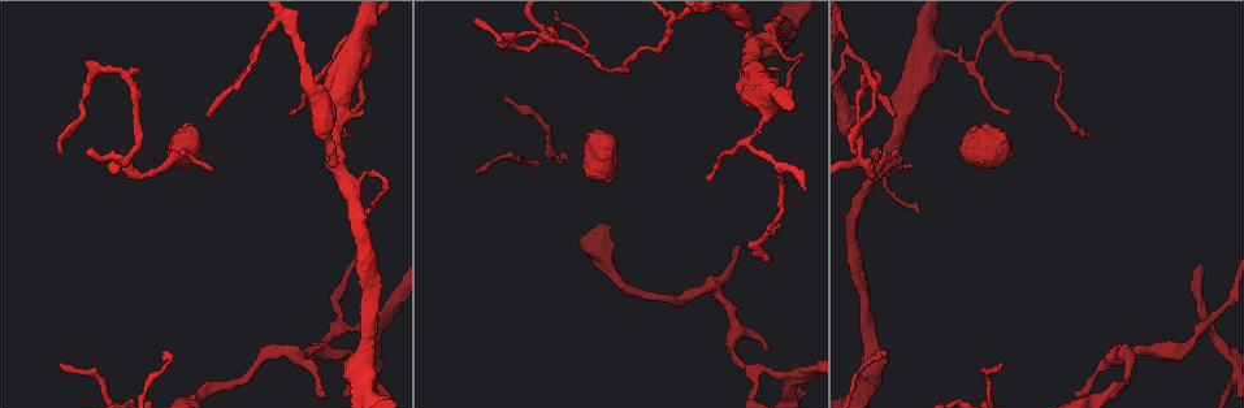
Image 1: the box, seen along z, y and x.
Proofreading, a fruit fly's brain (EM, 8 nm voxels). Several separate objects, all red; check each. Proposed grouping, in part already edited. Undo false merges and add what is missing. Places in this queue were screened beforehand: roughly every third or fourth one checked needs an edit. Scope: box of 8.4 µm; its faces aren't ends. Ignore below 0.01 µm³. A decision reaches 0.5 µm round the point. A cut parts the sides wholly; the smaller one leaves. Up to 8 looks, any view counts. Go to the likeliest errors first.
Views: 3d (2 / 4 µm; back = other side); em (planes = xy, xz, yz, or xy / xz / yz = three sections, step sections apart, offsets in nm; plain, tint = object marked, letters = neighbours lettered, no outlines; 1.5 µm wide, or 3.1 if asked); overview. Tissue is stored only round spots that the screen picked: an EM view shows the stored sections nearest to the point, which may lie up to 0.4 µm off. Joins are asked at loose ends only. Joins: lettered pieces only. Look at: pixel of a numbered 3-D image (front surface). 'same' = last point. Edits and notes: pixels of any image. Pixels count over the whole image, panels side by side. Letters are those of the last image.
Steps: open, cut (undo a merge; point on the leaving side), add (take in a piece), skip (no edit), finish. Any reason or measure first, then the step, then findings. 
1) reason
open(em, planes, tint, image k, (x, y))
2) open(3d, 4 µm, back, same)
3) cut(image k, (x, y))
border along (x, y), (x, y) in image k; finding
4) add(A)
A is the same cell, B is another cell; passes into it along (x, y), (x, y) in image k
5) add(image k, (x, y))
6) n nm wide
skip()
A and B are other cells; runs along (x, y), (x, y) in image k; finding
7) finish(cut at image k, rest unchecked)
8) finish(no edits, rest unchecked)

four or more arms meet
open(em, planes, plain, image 1, (874, 163))

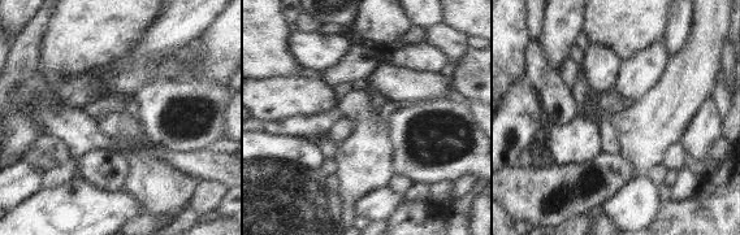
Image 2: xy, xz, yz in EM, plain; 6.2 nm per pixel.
open(em, planes, letters, same)

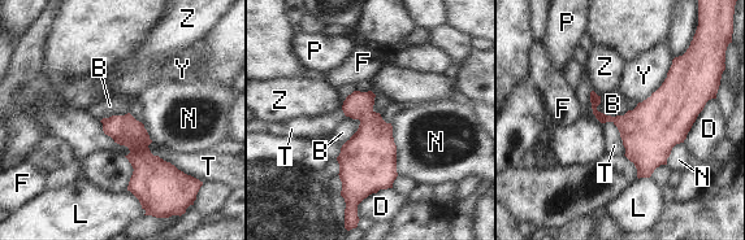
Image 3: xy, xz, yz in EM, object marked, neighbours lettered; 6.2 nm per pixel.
skip()
B, D, F, L, N, P, T, Y and Z are other cells; border along (596, 107), (611, 116), (628, 110) in image 3; all the same neuron

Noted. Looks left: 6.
branch stops here
open(3d, 4 µm, image 1, (350, 354))

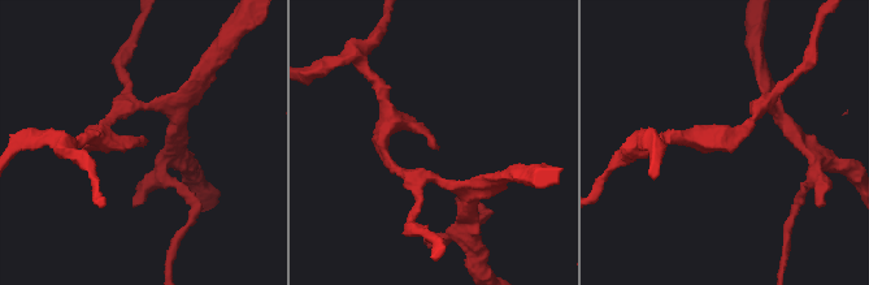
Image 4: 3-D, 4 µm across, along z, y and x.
need the tissue
open(em, planes, letters, image 4, (144, 143))

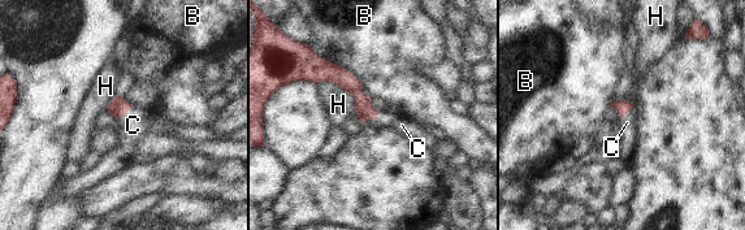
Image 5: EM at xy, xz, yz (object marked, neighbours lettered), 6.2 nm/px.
add(C)
C is the same cell, B and H are other cells; passes into it along (118, 107), (125, 113), (133, 125) in image 5; it goes on there

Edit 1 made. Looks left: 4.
finish(add at image 5, rest unchecked)

